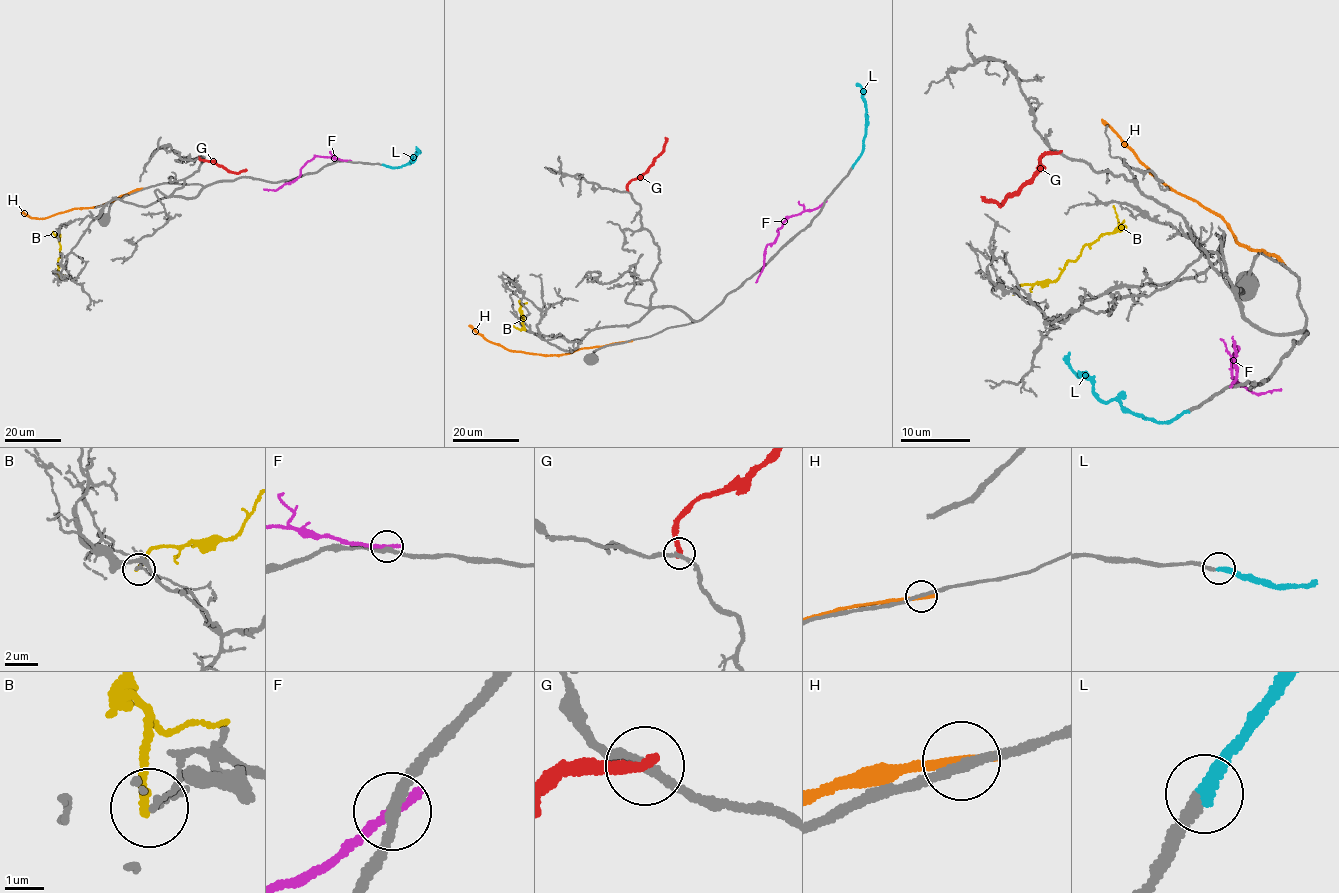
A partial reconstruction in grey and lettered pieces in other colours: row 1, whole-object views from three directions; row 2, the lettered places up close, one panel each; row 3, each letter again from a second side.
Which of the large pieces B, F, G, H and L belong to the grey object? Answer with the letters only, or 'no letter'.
L

